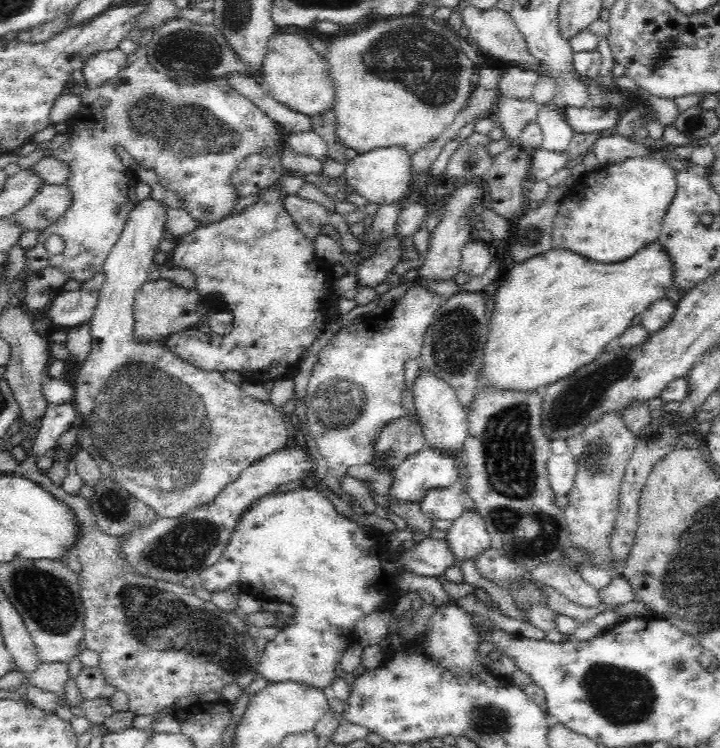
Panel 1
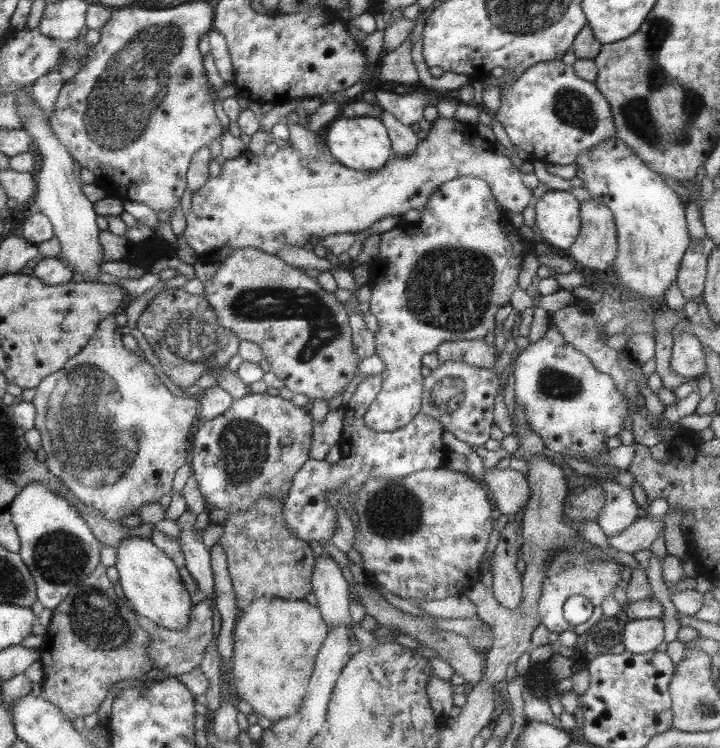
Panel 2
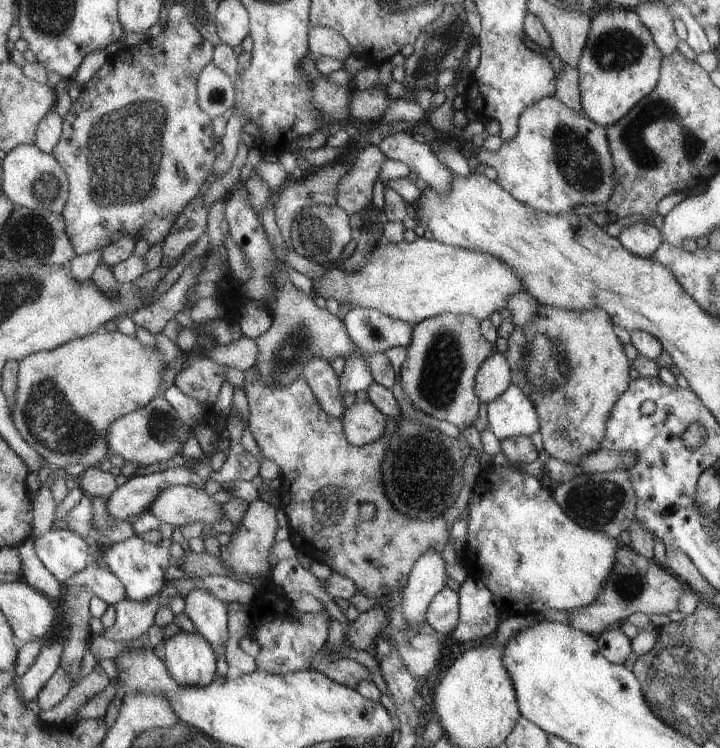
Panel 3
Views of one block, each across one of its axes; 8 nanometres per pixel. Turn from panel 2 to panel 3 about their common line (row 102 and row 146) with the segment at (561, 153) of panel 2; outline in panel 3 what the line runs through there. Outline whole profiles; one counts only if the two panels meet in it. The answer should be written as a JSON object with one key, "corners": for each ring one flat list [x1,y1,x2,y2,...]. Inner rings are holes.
{"corners":[[555,96,542,98,521,115,520,129,512,140,503,142,498,152,484,149,473,152,479,163,496,169,497,182,519,202,533,210,546,214,572,213,580,205,608,203,614,193,616,178,614,164,608,146,606,127,594,123,585,115,578,114]]}

